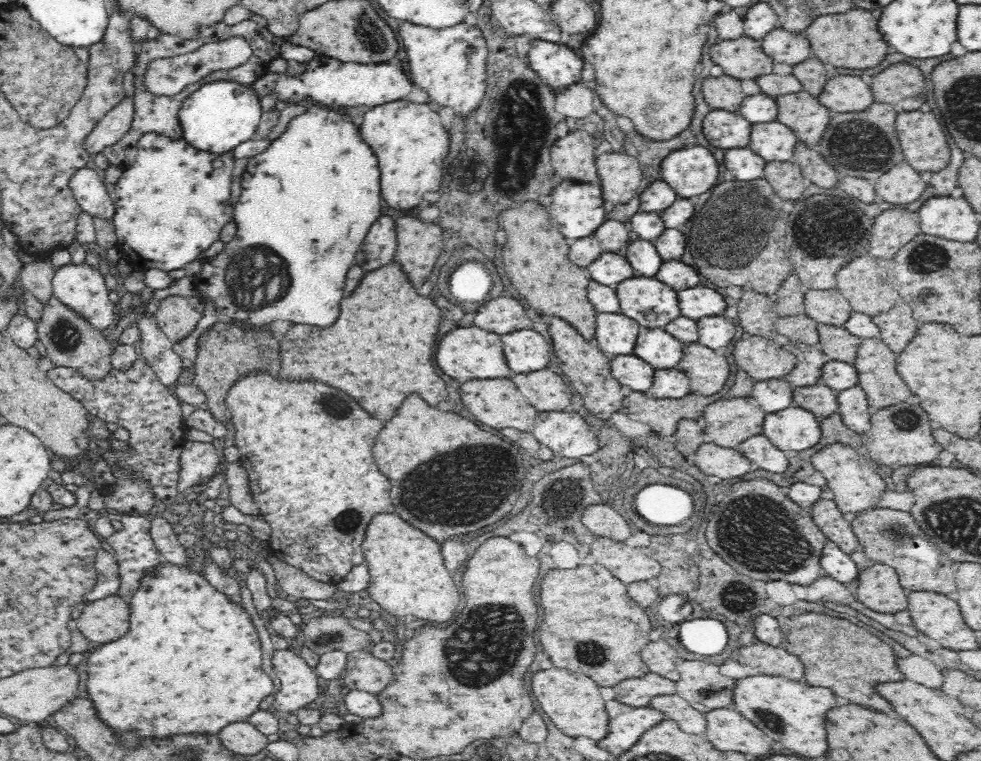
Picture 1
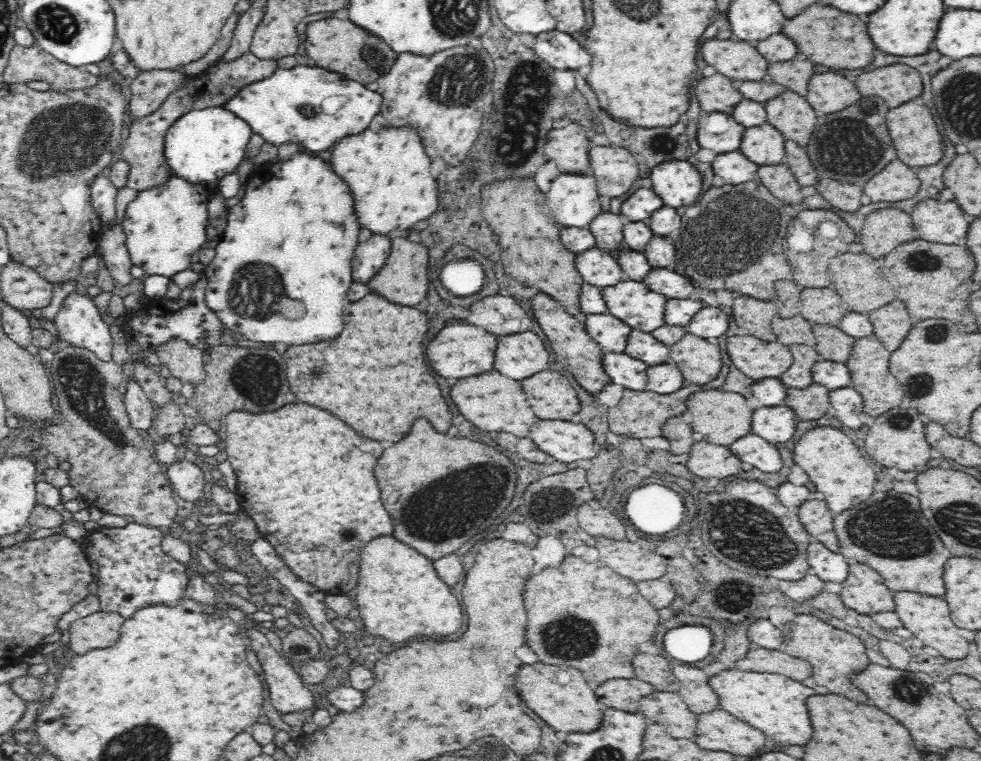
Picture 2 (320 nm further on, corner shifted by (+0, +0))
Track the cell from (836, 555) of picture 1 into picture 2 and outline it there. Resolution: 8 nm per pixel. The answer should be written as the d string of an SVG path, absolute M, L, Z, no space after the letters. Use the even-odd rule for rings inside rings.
M818 541L811 542L807 551L810 571L824 582L841 583L848 578L850 565L841 552L834 552Z

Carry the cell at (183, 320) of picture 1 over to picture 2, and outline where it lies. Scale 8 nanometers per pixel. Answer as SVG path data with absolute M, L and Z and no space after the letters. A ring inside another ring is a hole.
M174 335L159 344L155 350L159 360L170 370L170 374L177 376L182 382L195 386L204 378L206 350L199 349L188 339Z

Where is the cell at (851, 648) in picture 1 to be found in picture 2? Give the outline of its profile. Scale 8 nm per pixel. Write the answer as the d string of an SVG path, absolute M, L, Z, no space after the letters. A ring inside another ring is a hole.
M812 614L796 615L791 622L794 622L794 626L790 623L786 626L784 633L786 644L782 650L790 656L810 662L814 668L812 672L814 682L830 688L832 694L842 694L854 702L866 702L868 696L850 682L851 675L864 672L872 663L866 654L868 649L862 639L850 632L832 627Z

